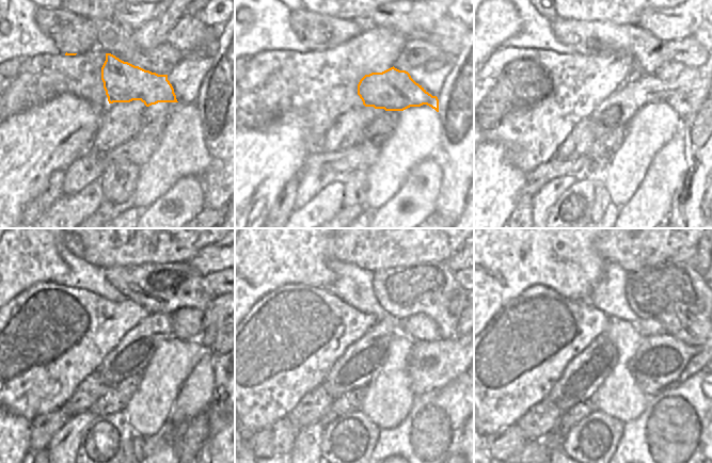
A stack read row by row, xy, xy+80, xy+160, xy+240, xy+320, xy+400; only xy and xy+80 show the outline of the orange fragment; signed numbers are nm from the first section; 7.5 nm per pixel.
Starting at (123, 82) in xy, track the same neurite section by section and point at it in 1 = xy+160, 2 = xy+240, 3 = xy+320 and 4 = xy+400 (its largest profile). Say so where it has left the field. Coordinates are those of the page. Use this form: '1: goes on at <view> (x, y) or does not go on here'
1: goes on at xy+160 (679, 102)
2: goes on at xy+240 (212, 349)
3: does not go on here
4: does not go on here

